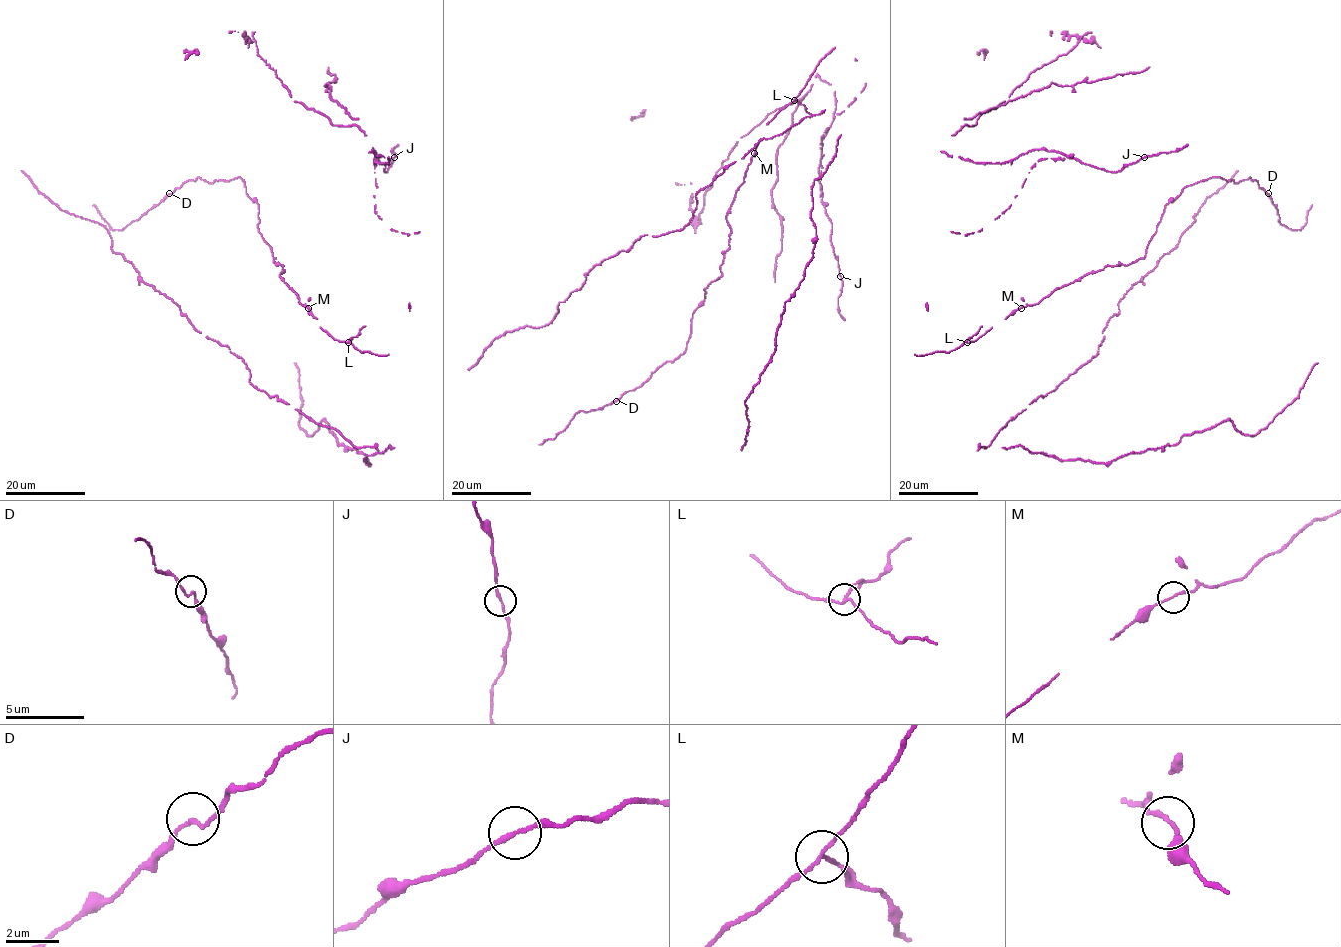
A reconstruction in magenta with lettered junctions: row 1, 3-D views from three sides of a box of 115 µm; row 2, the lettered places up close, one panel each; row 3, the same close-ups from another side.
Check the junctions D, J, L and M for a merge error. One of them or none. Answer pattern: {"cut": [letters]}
{"cut": ["L"]}

